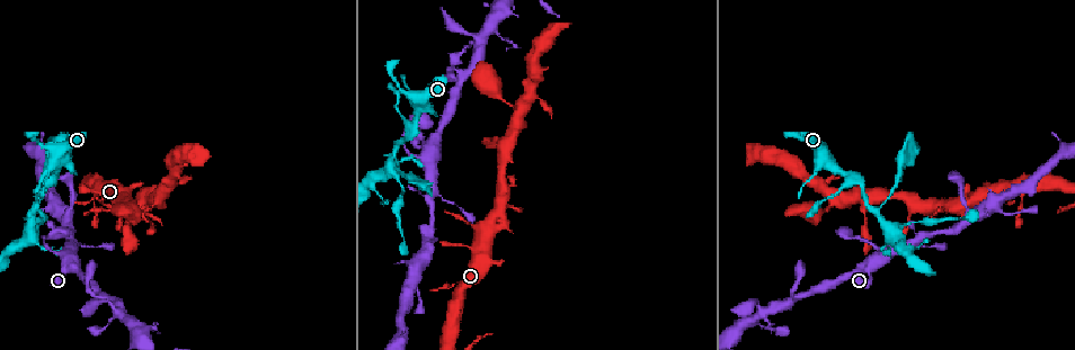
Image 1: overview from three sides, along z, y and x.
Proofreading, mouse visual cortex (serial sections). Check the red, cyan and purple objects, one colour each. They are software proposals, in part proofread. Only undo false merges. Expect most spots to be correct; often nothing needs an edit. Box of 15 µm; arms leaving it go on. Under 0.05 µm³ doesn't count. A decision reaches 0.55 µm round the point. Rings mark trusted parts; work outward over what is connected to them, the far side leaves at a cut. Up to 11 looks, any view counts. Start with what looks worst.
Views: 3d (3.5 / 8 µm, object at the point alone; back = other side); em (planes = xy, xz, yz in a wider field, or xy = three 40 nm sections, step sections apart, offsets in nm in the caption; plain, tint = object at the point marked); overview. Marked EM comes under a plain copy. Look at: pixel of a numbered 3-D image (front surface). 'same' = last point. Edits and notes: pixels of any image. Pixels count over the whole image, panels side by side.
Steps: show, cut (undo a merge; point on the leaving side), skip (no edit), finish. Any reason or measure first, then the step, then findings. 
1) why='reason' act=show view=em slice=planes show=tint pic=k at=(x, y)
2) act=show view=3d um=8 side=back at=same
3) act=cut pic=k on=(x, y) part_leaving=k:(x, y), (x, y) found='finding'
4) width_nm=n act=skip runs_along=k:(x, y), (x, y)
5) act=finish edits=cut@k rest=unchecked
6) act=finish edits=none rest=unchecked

why='three-way junction' act=show view=3d um=3.5 pic=1 at=(851, 178)

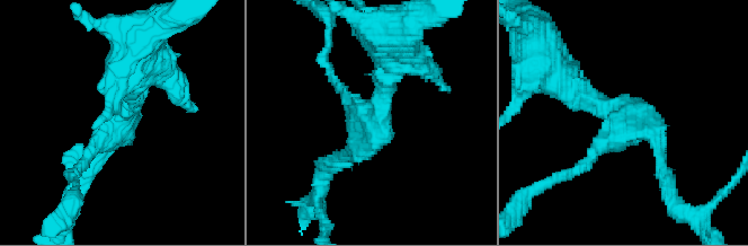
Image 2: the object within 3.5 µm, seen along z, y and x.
act=skip runs_along=2:(564, 80), (646, 125), (662, 167) found='continuous, no second cell'

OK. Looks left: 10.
why='thin arm on a thick one' act=show view=3d um=8 pic=1 at=(35, 214)

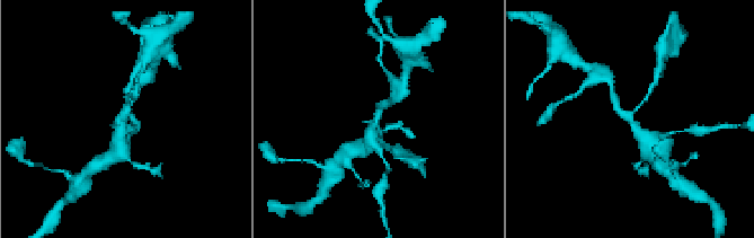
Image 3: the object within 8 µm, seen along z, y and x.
arms=3 arm_widths_nm=100,250,350 act=show view=em slice=xy step=5 show=tint pic=3 at=(627, 114)

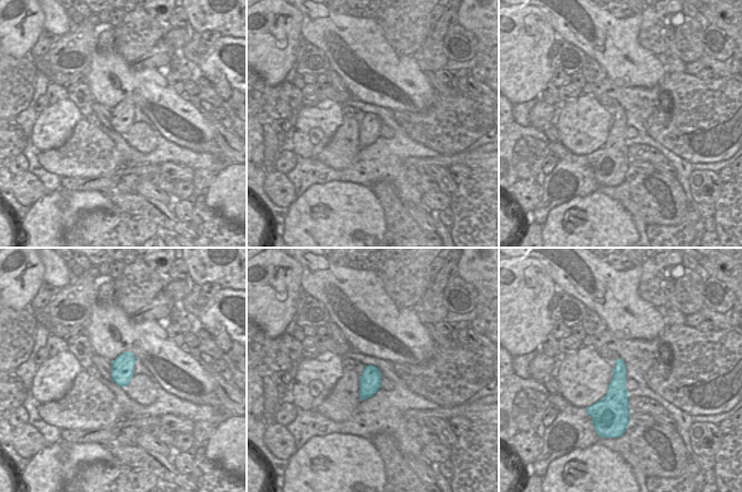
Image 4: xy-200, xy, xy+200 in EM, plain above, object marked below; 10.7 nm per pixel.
act=skip runs_along=3:(612, 90), (615, 106), (645, 142) found='one cell here'

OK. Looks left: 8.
why='sudden change in width' act=show view=3d um=3.5 pic=1 at=(404, 192)

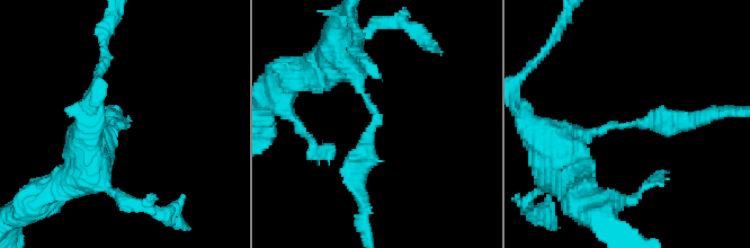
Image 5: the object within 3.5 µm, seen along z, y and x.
act=show view=em slice=planes show=tint pic=5 at=(378, 125)

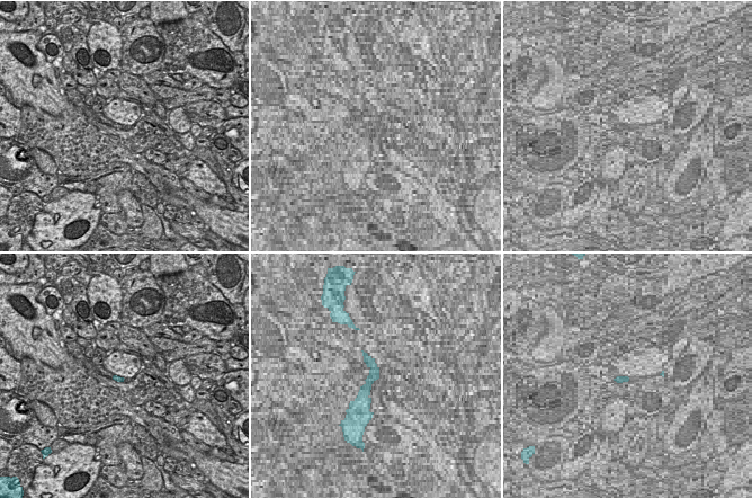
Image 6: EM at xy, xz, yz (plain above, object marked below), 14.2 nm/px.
why='another direction' act=show view=em slice=xy step=3 show=tint at=same

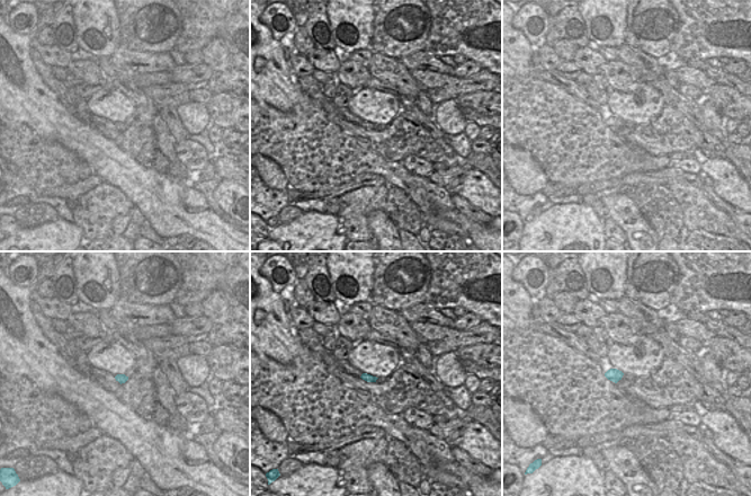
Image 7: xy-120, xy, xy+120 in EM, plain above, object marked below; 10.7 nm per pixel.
width_nm=90 act=skip runs_along=5:(570, 152), (608, 125), (697, 122) found='one cell here'

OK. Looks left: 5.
why='calibre changes' act=show view=em slice=xy step=3 show=tint pic=1 at=(535, 69)

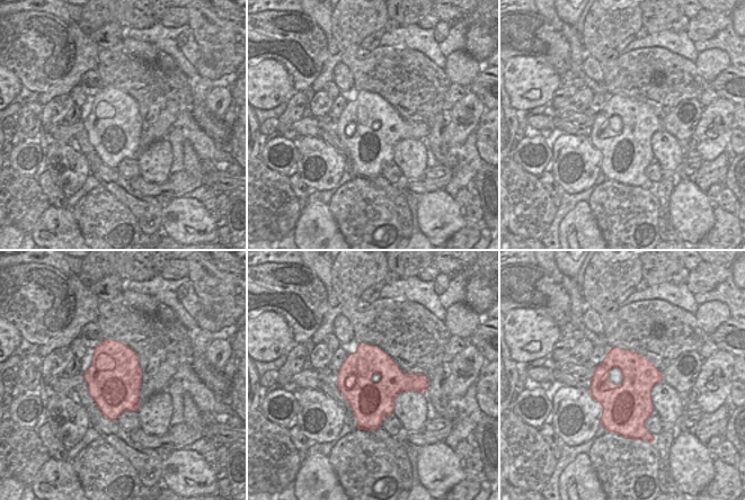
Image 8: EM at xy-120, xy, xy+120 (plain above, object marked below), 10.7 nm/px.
act=show view=3d um=3.5 side=back at=same

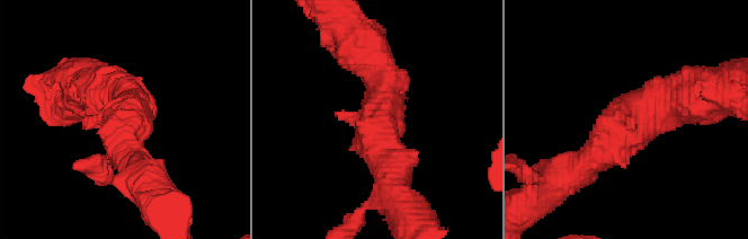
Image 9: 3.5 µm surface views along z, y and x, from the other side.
width_nm=650 act=skip runs_along=9:(570, 174), (657, 107), (688, 104) found='all the same cell'

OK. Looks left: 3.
act=finish edits=none rest=unchecked

